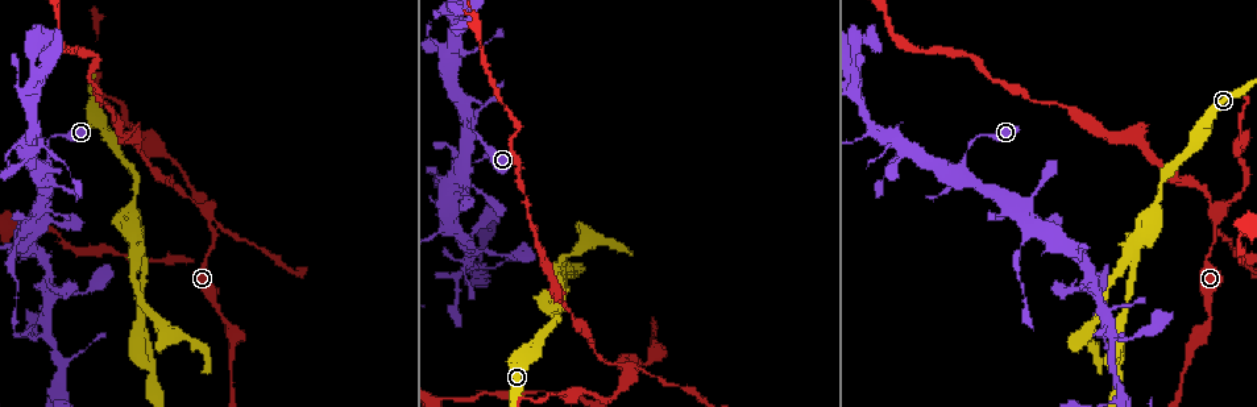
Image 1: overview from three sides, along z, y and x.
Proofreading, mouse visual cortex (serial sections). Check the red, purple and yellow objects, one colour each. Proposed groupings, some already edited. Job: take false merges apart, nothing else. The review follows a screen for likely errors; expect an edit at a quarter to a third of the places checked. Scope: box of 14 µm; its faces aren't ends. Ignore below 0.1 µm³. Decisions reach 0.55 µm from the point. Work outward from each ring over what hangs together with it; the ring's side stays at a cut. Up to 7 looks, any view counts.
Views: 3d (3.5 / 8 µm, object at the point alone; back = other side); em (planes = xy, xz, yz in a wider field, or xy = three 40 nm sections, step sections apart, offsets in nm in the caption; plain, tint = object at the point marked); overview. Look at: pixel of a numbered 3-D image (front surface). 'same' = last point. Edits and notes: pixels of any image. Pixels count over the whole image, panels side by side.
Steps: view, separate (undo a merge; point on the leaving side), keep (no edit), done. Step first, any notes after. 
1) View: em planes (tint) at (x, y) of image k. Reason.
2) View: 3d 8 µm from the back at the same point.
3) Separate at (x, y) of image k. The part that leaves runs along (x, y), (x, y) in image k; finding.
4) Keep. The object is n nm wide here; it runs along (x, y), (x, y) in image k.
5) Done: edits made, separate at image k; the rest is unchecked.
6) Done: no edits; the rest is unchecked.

View: 3d 3.5 µm at (466, 115) of image 1. Three-way junction.

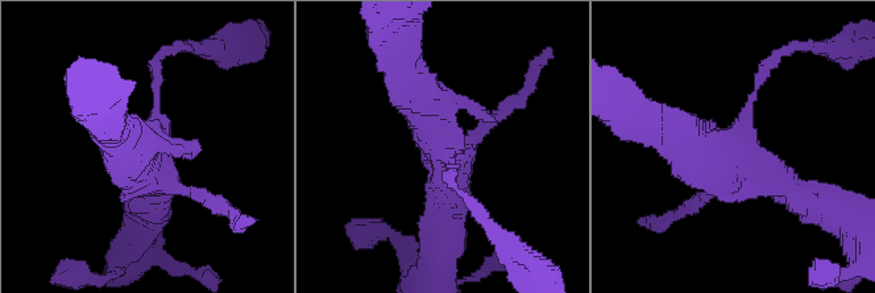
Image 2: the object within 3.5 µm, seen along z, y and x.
View: em xy step 5 (tint) at (448, 153) of image 2. Shape alone is not enough.

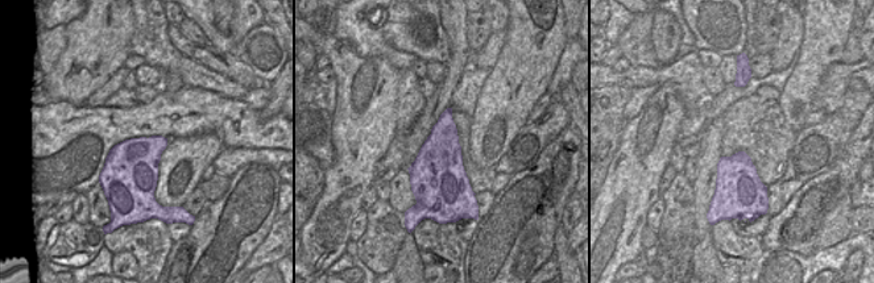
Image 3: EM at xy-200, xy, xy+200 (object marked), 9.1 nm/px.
Keep. The object is 480 nm wide here; it runs along (156, 64), (152, 201) in image 2; one cell here.

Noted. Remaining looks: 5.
View: 3d 3.5 µm at (1033, 227) of image 1. Three arms meet.

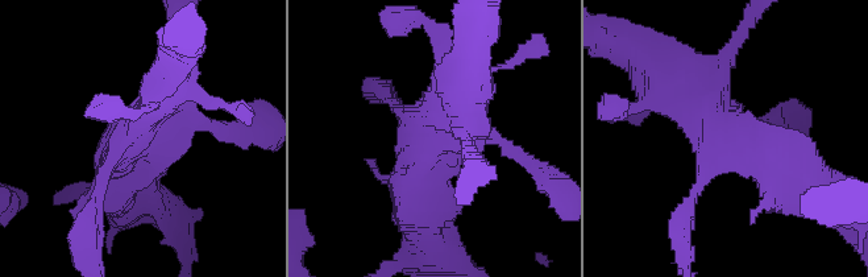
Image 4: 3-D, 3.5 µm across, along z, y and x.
View: em xy step 3 (tint) at (726, 134) of image 4.

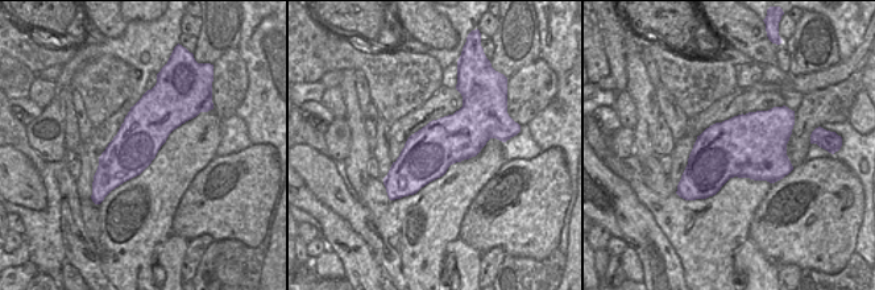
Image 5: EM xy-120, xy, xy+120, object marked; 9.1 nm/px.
Keep. It runs along (673, 79), (727, 136), (801, 173) in image 4; continuous, no second cell.

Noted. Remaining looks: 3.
View: 3d 3.5 µm at (1100, 295) of image 1. Three arms meet.

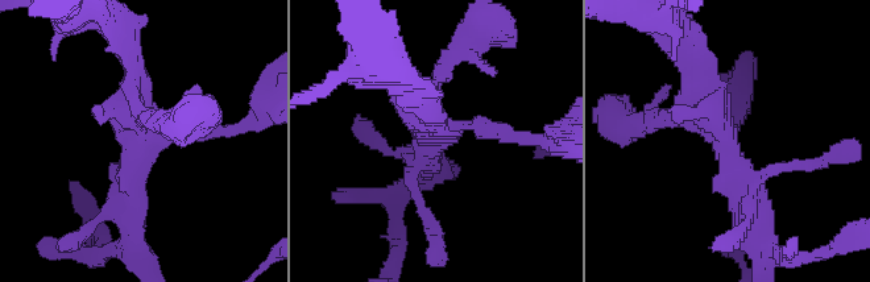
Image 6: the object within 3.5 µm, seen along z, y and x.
View: em xy step 2 (tint) at (439, 128) of image 6.

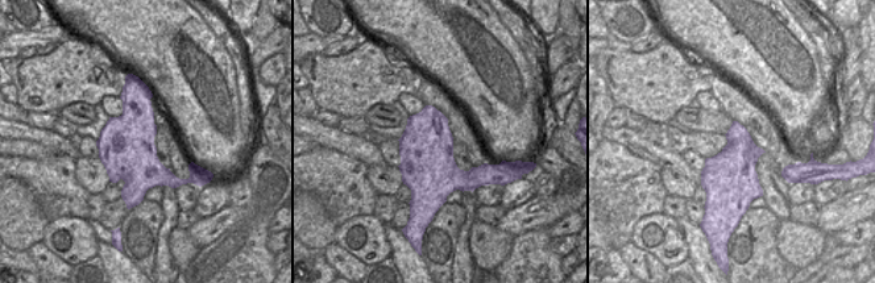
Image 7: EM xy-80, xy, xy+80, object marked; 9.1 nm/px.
View: em xy step 1 (tint) at the same point. Cut it another way.

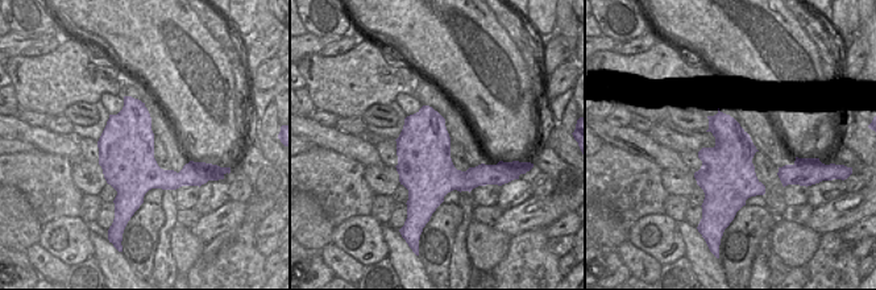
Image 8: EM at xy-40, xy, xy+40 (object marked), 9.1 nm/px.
Keep. It runs along (688, 53), (757, 215) in image 6; continuous, no second cell.

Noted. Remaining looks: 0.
Done: no edits; the rest is unchecked.

